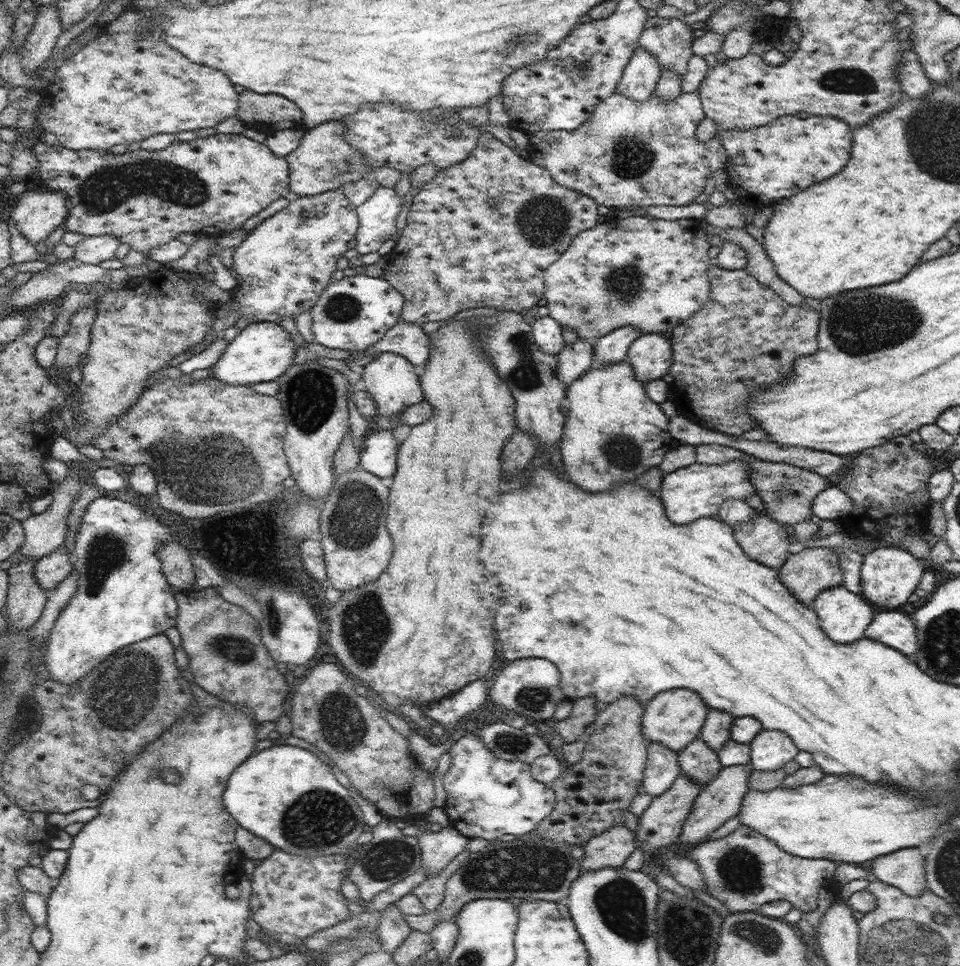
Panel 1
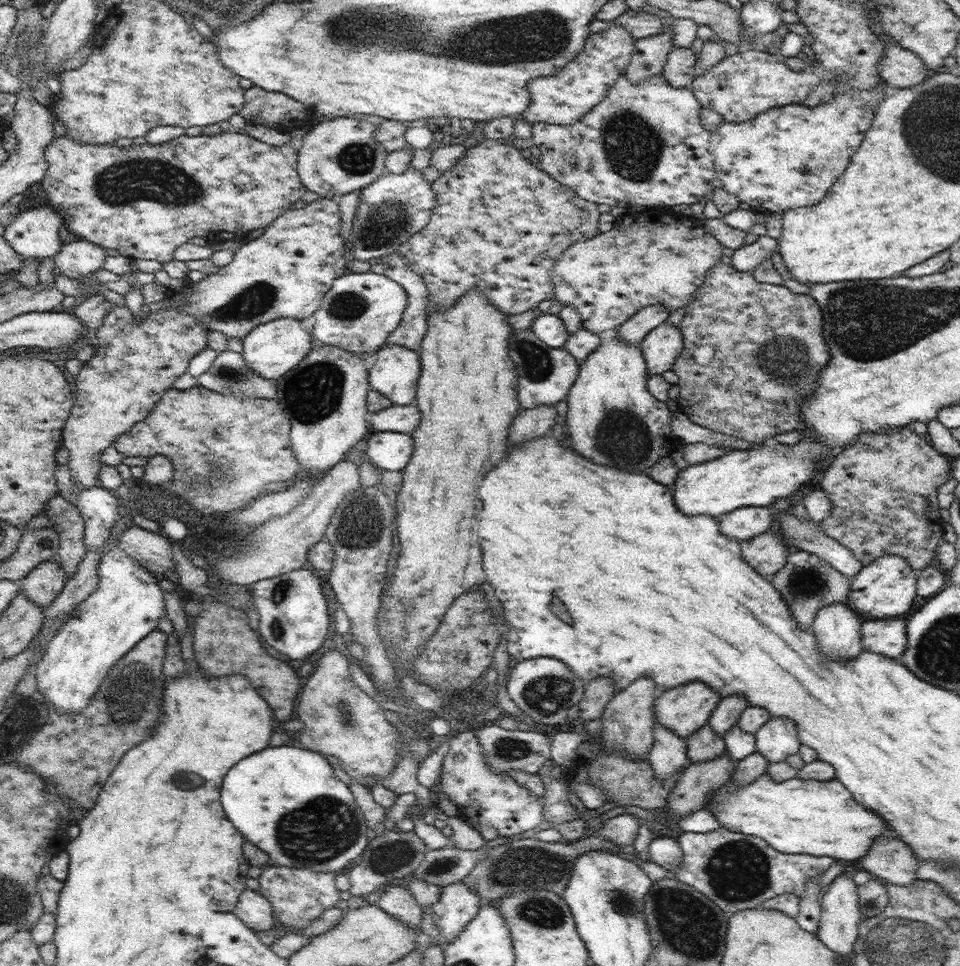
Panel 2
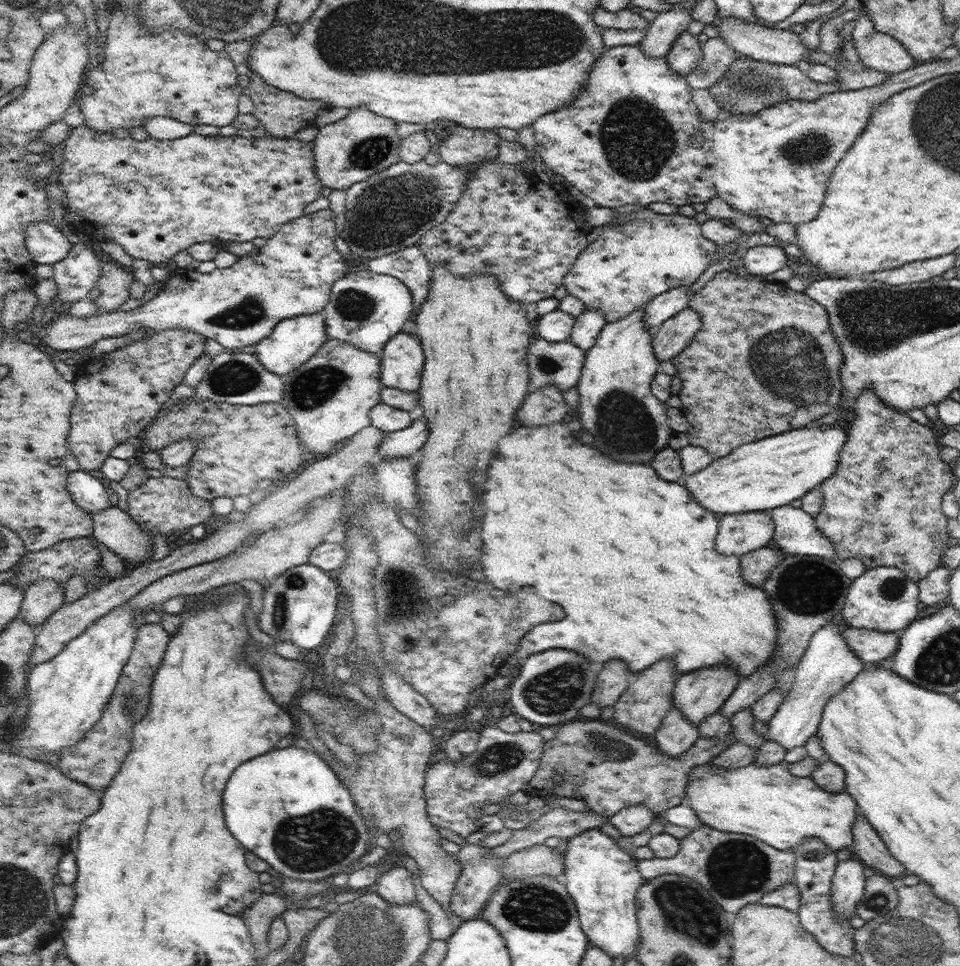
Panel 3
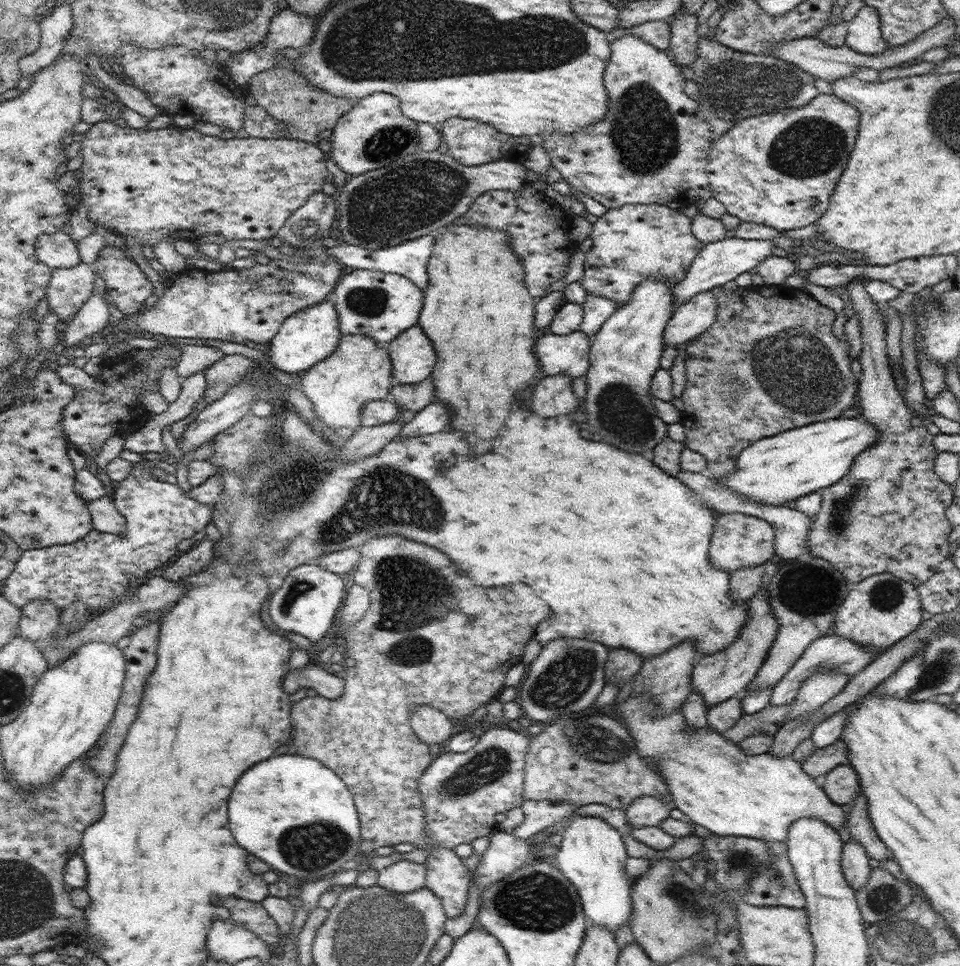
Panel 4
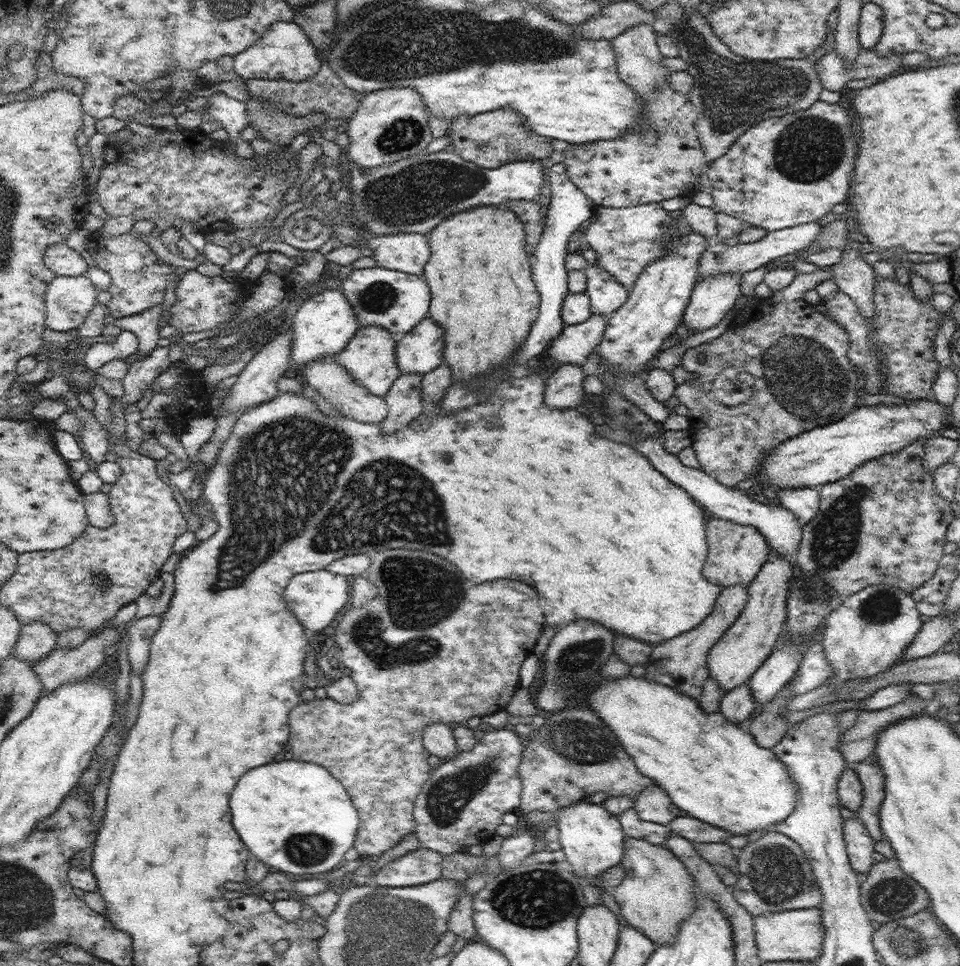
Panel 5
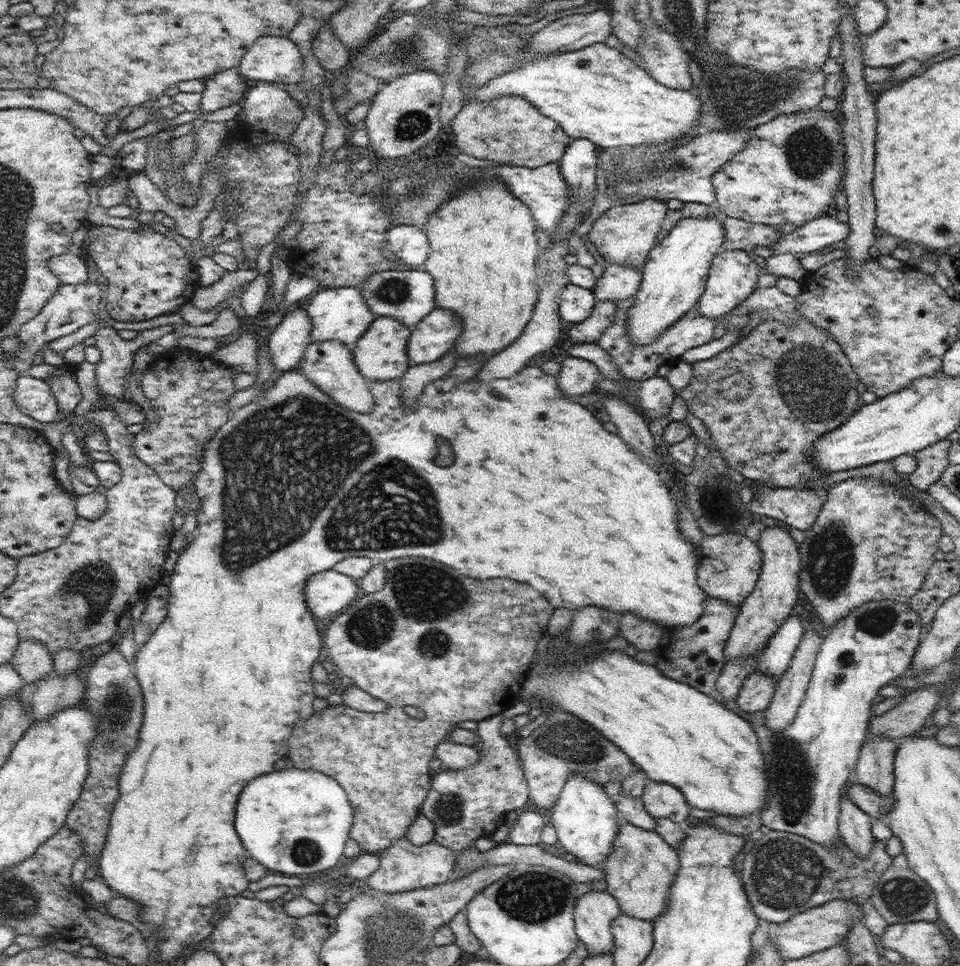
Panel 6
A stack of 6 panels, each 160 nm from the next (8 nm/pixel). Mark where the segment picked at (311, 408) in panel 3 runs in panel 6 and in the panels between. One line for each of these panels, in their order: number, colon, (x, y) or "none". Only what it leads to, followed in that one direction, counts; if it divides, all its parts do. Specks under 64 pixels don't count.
4: (359, 370)
5: (370, 357)
6: (381, 354)

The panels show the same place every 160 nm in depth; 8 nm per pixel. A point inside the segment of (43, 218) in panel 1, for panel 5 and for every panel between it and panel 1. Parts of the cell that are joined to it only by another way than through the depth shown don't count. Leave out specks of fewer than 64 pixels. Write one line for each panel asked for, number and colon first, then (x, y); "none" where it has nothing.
2: (34, 233)
3: (45, 242)
4: (58, 250)
5: (60, 258)

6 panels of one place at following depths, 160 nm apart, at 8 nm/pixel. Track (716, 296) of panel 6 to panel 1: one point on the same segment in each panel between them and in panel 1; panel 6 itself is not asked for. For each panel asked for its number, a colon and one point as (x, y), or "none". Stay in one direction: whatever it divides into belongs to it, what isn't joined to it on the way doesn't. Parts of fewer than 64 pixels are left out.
1: (651, 356)
2: (661, 347)
3: (674, 334)
4: (693, 317)
5: (713, 296)

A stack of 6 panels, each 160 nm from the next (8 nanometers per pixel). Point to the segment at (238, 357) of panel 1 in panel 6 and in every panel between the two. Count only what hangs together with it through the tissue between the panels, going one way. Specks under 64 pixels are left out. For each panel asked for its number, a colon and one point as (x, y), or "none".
2: (272, 349)
3: (295, 340)
4: (308, 336)
5: (326, 322)
6: (341, 314)

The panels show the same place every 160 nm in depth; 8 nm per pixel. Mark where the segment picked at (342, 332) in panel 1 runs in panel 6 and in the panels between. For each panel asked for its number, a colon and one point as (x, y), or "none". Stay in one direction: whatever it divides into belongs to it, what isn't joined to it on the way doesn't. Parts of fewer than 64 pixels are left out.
2: (359, 312)
3: (366, 309)
4: (381, 305)
5: (396, 301)
6: (408, 296)

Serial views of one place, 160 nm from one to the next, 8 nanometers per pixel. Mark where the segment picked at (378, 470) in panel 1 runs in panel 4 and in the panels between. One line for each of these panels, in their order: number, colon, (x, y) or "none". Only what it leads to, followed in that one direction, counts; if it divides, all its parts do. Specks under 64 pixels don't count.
2: (391, 450)
3: (407, 442)
4: (435, 417)

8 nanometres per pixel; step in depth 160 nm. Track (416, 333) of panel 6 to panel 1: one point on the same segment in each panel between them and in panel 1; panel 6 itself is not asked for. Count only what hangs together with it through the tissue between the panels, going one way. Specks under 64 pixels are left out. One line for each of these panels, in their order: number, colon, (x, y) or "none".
1: (390, 378)
2: (395, 370)
3: (402, 363)
4: (413, 356)
5: (420, 351)

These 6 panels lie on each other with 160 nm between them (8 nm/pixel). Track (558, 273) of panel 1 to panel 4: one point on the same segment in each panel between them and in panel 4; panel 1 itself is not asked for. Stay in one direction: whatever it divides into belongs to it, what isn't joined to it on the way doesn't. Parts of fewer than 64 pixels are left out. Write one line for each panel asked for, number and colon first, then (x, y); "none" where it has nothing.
2: (649, 257)
3: (638, 256)
4: (631, 243)

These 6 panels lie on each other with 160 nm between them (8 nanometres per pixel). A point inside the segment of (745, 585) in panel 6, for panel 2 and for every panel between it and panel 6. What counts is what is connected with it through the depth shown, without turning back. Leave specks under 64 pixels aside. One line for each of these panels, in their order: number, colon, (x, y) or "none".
2: (742, 524)
3: (738, 534)
4: (739, 540)
5: (736, 553)

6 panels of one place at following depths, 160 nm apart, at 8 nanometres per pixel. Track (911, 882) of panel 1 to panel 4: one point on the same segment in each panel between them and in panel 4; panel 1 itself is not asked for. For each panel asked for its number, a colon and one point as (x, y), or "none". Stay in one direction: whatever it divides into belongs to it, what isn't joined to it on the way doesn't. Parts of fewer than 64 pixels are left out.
2: (889, 860)
3: (871, 850)
4: (860, 826)

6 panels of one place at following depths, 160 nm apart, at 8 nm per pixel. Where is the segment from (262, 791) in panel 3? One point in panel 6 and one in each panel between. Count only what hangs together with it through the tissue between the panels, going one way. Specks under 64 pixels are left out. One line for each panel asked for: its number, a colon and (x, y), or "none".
4: (294, 813)
5: (295, 816)
6: (297, 822)

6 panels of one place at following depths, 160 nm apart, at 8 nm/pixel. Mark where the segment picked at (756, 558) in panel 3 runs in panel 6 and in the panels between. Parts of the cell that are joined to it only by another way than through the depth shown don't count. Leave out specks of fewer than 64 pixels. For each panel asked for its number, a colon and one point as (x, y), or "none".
4: (744, 584)
5: (681, 663)
6: (695, 654)

